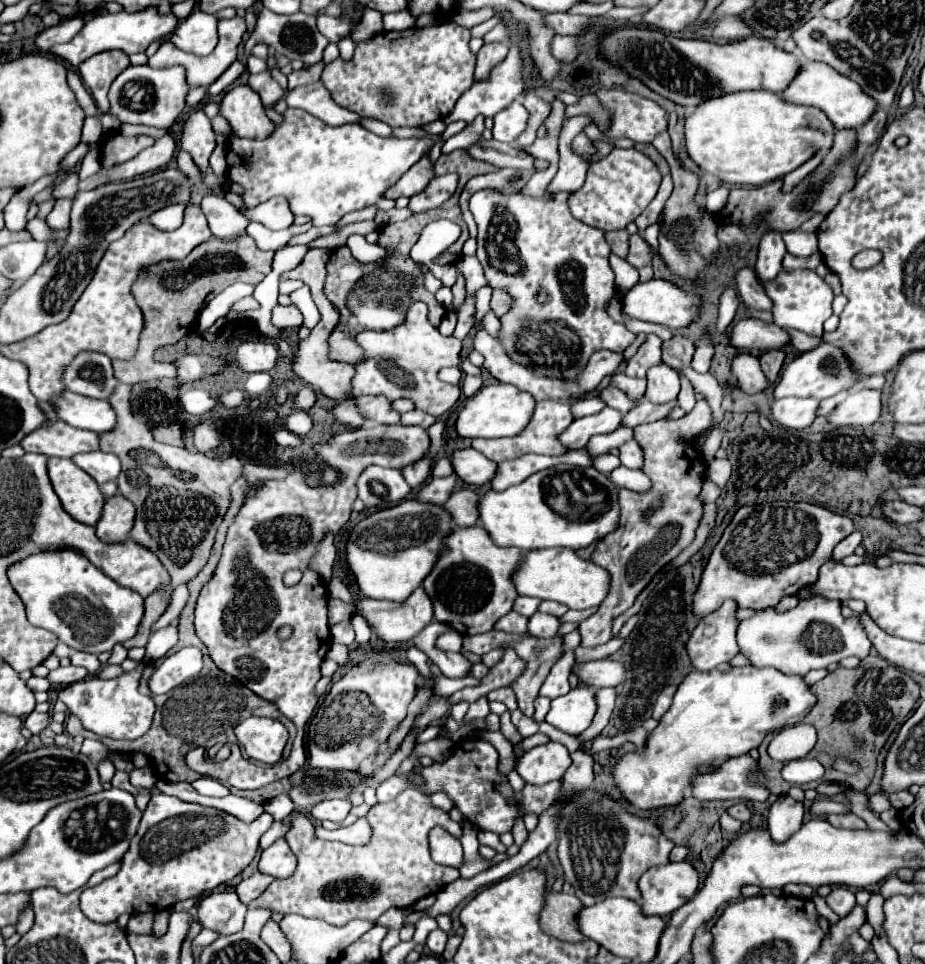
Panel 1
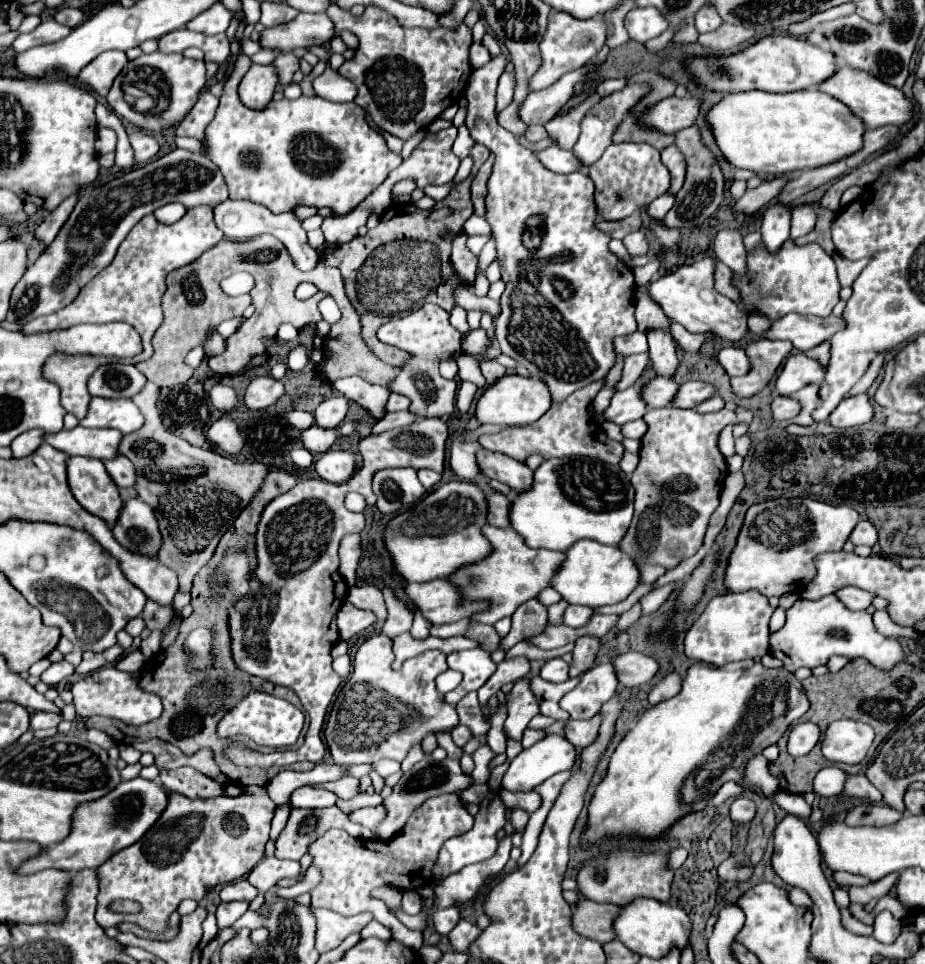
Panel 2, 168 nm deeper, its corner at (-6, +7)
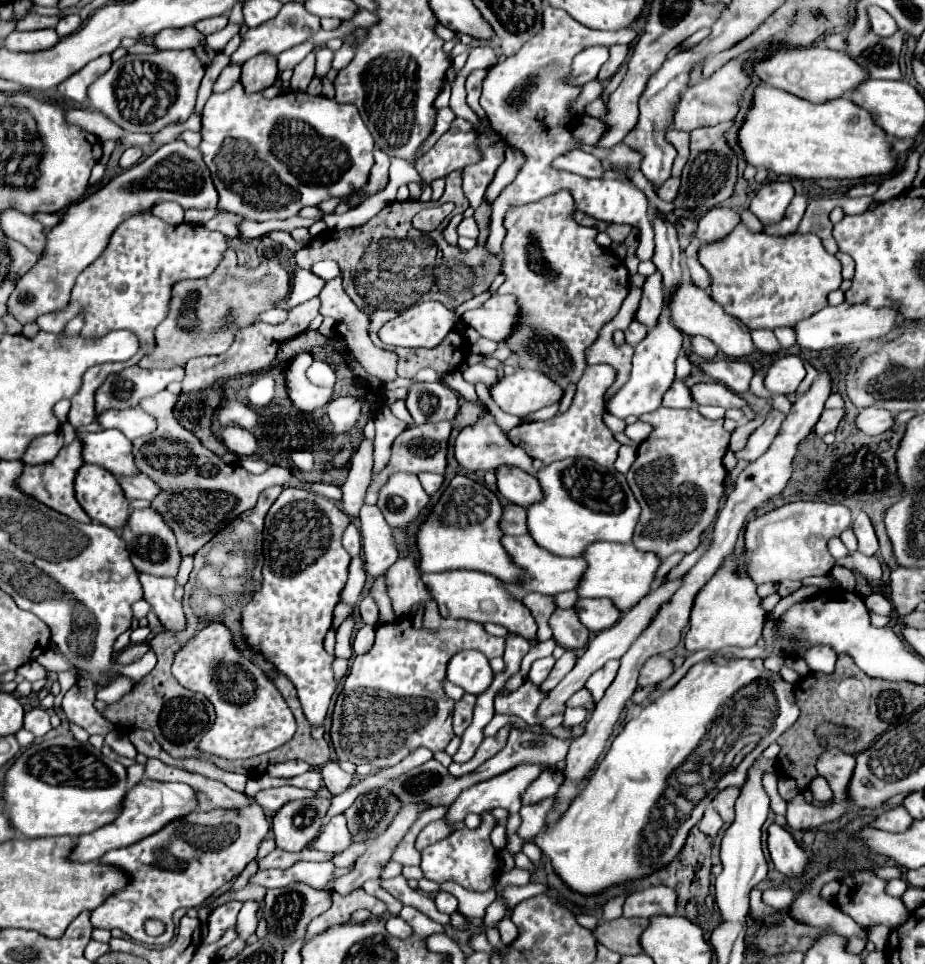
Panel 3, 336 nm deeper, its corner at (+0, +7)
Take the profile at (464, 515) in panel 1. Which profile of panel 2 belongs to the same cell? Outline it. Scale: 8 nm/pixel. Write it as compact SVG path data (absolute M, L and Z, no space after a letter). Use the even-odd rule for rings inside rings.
M488 492L486 502L488 502L488 516L486 516L488 524L506 528L510 524L508 522L508 498L500 492Z

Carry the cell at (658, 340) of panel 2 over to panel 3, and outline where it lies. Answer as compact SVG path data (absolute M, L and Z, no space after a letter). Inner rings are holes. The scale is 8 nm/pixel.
M656 272L652 276L646 278L644 286L642 286L642 300L640 300L640 308L636 312L636 318L646 324L648 328L652 328L658 322L658 316L662 312L664 306L664 286L662 286L662 276L658 276Z

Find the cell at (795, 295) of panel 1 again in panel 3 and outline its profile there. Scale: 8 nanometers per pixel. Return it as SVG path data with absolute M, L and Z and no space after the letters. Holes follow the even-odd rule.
M744 222L718 242L700 244L698 260L710 274L710 296L750 330L776 330L810 318L828 304L828 292L840 288L842 282L840 260L826 252L816 234L770 236L748 230Z

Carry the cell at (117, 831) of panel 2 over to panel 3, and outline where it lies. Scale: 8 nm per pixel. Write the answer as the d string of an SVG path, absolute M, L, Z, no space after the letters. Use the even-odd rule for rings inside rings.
M144 778L138 786L128 790L126 802L122 806L120 816L112 824L102 826L100 830L96 830L92 834L80 836L76 840L76 848L72 850L70 858L76 860L76 862L98 860L98 858L102 858L106 852L110 852L114 848L130 846L130 844L146 838L146 836L162 830L162 826L166 826L166 822L172 822L174 818L184 818L186 814L194 812L196 806L198 806L196 792L188 784L164 784L164 782Z

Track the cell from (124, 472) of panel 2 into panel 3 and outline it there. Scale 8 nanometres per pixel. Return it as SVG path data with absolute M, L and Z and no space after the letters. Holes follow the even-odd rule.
M146 474L120 478L120 484L122 484L122 490L124 490L126 498L130 498L130 500L142 498L142 500L152 502L162 492L162 488L154 480L150 480Z

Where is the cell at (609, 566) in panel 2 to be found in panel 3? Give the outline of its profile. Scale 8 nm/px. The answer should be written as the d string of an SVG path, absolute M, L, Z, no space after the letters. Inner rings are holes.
M594 542L594 544L590 544L586 554L584 554L584 560L588 562L588 570L584 572L584 576L578 584L578 590L576 590L578 596L582 596L582 598L610 598L610 600L614 600L614 604L622 612L630 610L634 604L640 602L640 598L644 598L650 592L650 584L654 582L656 572L662 564L662 560L654 552L640 552L632 544L614 544L614 542Z

